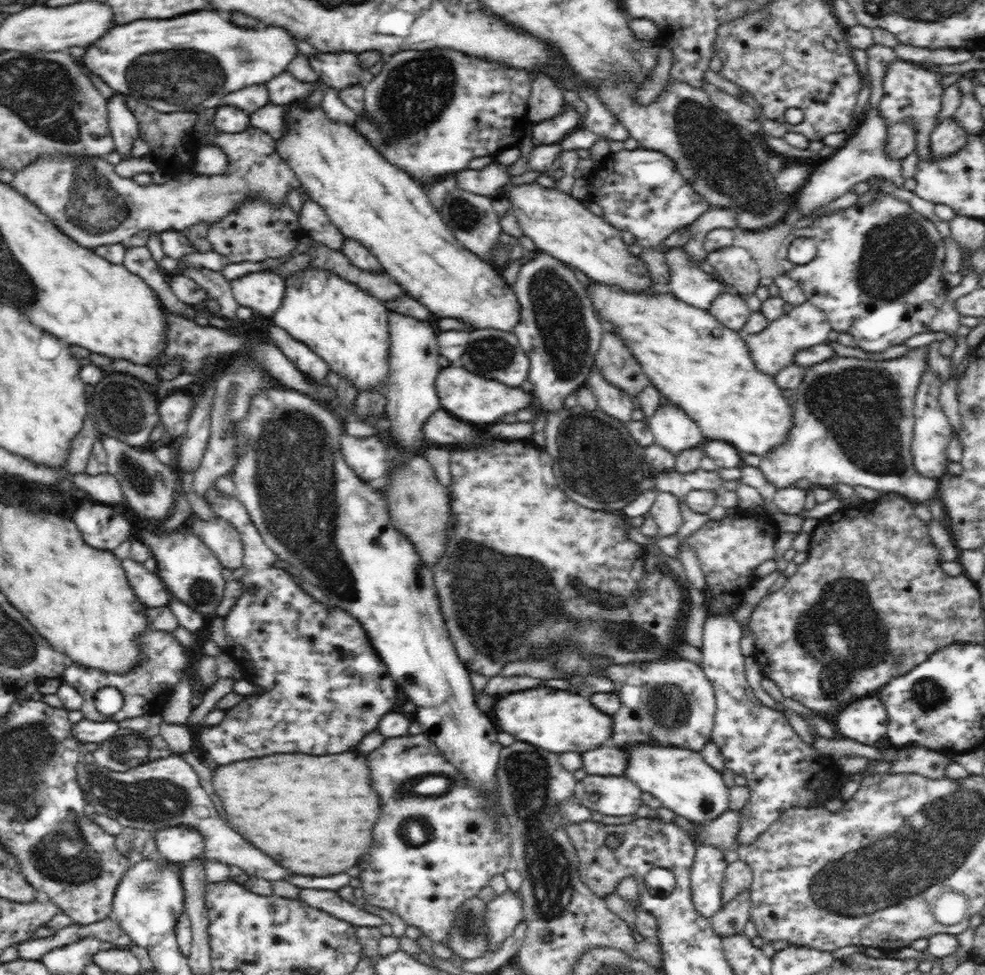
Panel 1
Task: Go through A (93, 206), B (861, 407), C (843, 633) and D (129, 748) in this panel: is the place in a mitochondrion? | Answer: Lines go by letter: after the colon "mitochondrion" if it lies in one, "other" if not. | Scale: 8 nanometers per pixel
A: mitochondrion
B: mitochondrion
C: mitochondrion
D: mitochondrion

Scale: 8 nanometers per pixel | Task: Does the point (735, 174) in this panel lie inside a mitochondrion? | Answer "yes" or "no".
yes

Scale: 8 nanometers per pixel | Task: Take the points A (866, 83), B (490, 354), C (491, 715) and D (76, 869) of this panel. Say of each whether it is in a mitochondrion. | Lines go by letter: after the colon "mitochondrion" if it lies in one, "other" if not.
A: other
B: mitochondrion
C: other
D: mitochondrion

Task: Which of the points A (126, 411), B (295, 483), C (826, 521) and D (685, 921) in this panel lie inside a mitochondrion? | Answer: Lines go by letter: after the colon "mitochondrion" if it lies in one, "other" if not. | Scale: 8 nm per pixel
A: mitochondrion
B: mitochondrion
C: other
D: other

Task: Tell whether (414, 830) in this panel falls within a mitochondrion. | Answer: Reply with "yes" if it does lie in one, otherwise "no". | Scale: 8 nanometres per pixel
yes

